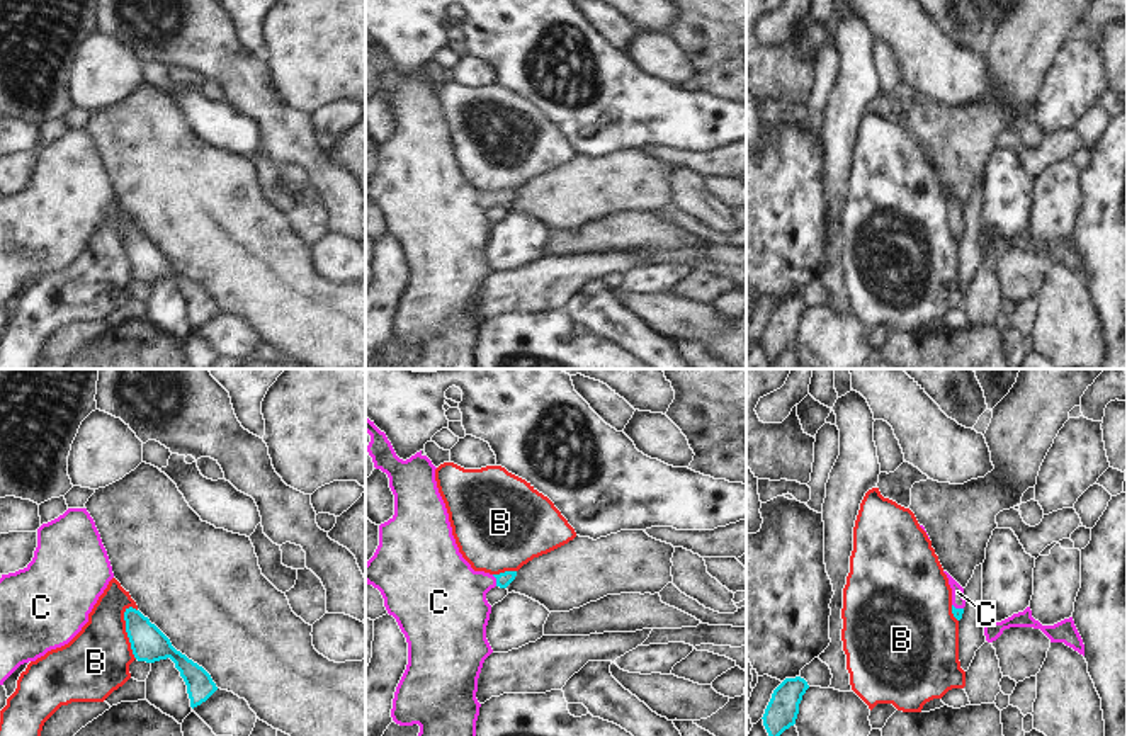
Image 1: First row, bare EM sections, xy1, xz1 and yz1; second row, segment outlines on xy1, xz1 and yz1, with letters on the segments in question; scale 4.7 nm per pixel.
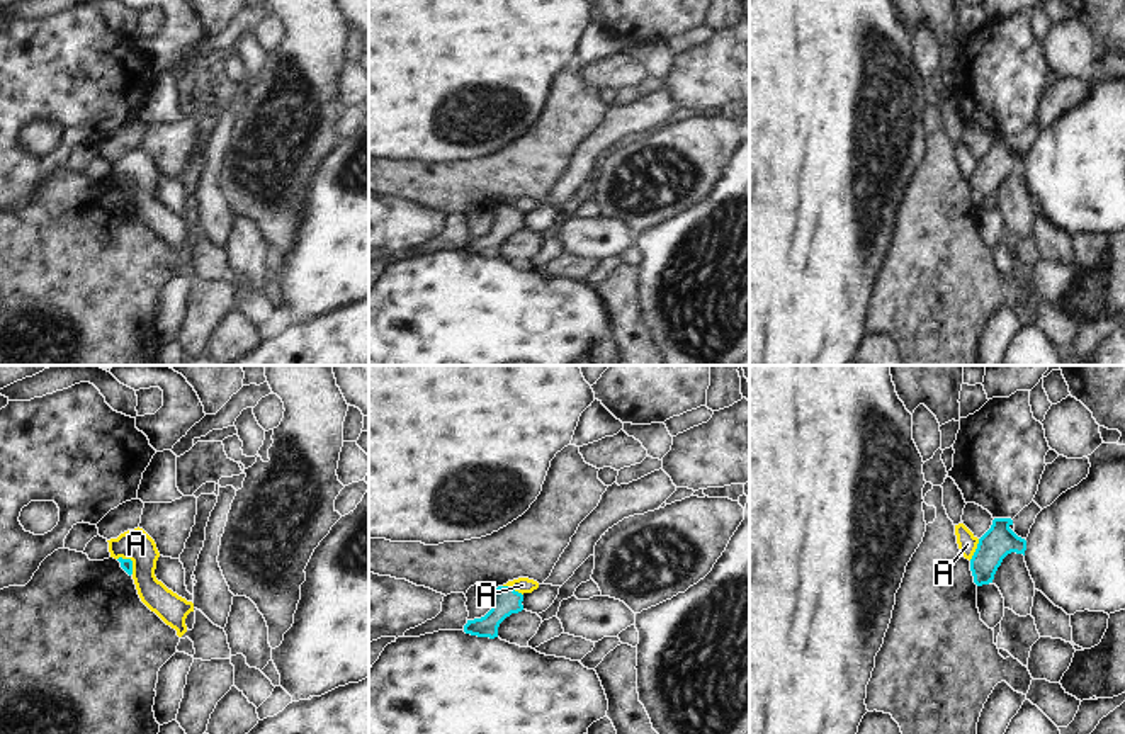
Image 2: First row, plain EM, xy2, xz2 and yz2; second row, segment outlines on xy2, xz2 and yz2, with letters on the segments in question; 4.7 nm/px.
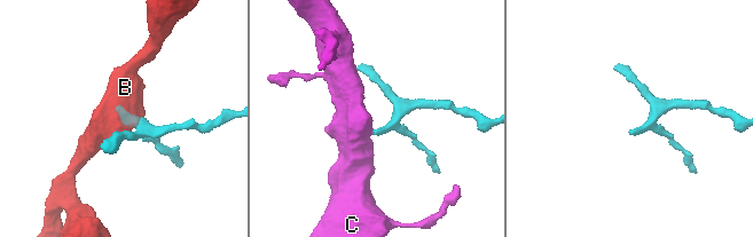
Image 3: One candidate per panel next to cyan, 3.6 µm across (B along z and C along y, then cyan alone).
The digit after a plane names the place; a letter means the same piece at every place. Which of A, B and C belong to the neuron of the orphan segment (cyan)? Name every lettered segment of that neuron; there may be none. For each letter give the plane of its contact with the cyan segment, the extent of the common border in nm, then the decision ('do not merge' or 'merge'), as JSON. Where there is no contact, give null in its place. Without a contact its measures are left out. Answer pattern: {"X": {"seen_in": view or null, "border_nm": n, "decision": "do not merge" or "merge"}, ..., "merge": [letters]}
{"A": {"seen_in": "yz2", "border_nm": 120, "decision": "do not merge"}, "B": {"seen_in": "xy1", "border_nm": 260, "decision": "do not merge"}, "C": {"seen_in": "xz1", "border_nm": 60, "decision": "merge"}, "merge": ["C"]}

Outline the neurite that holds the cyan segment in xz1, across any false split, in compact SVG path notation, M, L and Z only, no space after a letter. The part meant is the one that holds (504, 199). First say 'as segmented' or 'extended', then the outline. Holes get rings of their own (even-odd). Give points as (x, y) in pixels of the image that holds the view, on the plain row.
extended; M365 37L365 51L371 54L367 71L374 87L388 93L394 114L394 134L379 144L379 165L365 182L365 202L381 211L388 233L396 238L408 262L408 284L394 311L391 337L399 345L420 345L416 359L403 369L478 369L476 340L481 326L476 318L478 297L484 279L493 272L486 258L491 233L486 212L495 206L507 207L517 190L500 194L474 190L459 172L452 155L449 133L435 100L437 87L432 80L422 70L406 80L399 78L386 53L369 37Z

